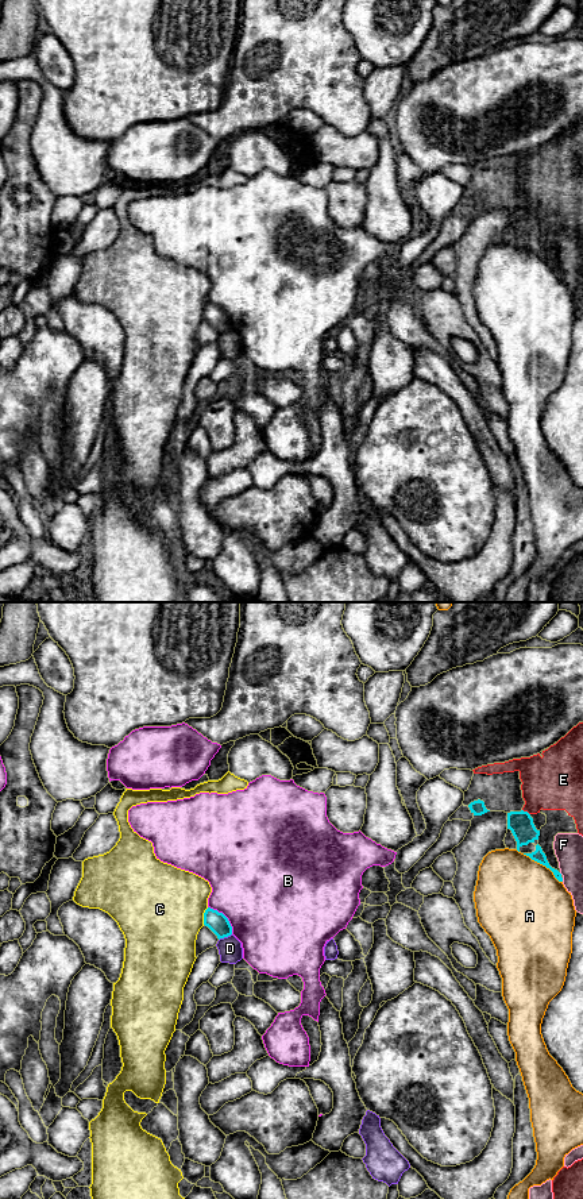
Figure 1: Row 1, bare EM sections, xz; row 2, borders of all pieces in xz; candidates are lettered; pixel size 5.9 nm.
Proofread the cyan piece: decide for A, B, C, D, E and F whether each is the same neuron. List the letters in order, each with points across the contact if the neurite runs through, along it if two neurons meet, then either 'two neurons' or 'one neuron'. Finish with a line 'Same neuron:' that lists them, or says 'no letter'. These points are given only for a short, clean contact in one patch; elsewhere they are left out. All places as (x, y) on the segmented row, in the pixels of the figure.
A: border along xz (522, 854), (544, 864), (562, 882); two neurons
B: two neurons
C: two neurons
D: border along xz (231, 933), (219, 940); two neurons
E: border along xz (522, 809), (529, 814); two neurons
F: two neurons
Same neuron: no letter

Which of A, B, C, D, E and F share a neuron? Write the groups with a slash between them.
A / B / C / D / E / F

